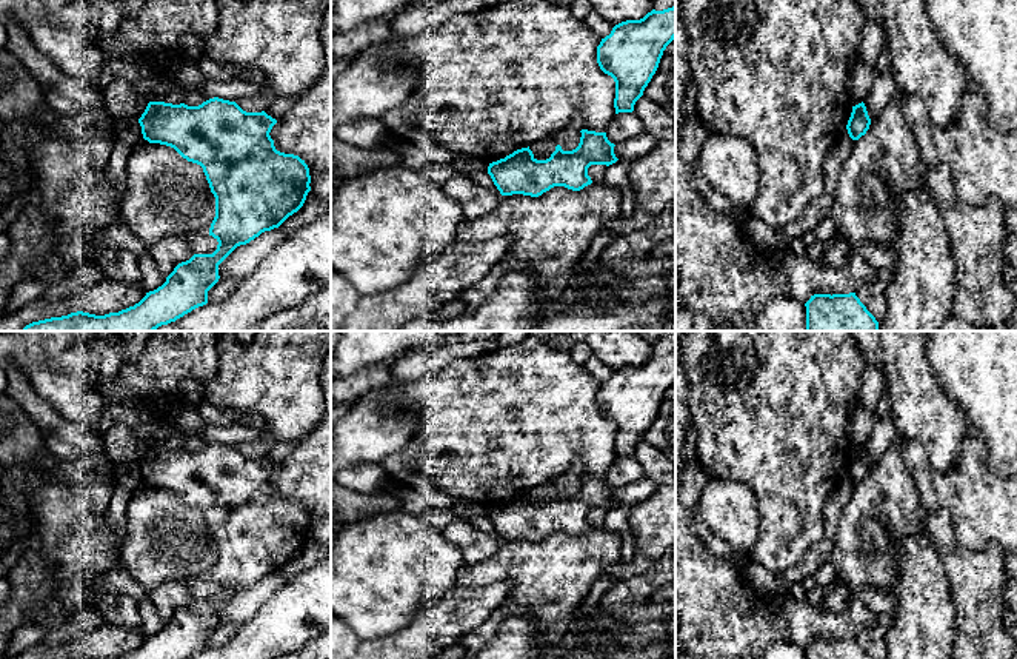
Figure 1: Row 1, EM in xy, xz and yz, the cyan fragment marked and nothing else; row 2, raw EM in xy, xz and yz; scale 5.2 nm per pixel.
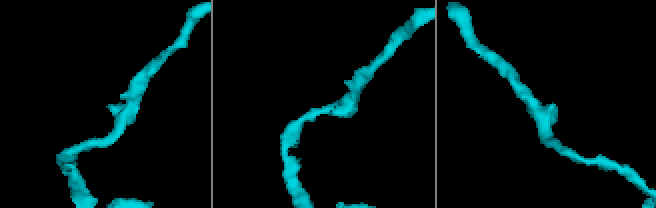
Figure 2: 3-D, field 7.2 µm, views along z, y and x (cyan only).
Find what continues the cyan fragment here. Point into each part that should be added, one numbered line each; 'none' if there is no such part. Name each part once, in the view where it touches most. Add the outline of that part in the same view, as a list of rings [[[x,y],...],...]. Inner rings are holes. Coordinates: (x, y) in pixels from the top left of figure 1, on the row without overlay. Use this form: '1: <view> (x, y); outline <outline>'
none

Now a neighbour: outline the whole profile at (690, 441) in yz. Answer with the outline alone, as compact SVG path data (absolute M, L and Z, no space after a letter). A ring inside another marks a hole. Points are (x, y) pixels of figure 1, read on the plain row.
M689 423L685 430L685 440L683 440L685 460L694 460L695 459L695 442L697 442L697 434L695 434L694 427Z

